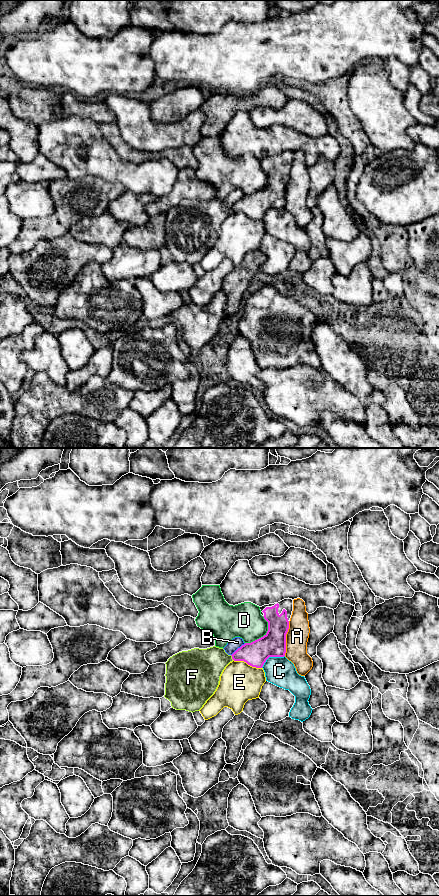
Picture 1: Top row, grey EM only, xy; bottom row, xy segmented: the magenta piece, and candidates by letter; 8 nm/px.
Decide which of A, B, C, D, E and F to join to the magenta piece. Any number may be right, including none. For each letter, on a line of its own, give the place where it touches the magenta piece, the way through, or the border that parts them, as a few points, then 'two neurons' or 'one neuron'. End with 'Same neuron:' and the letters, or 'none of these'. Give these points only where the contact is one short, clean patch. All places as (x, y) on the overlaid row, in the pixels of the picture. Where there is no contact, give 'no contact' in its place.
A: xy (285, 638) | two neurons
B: xy (238, 648) | two neurons
C: xy (271, 656) | two neurons
D: xy (264, 635) | two neurons
E: xy (247, 663) | two neurons
F: xy (232, 657) | along xy (230, 655), (233, 659) | two neurons
Same neuron: none of these

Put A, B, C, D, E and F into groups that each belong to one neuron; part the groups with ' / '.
A / B F / C / D / E

